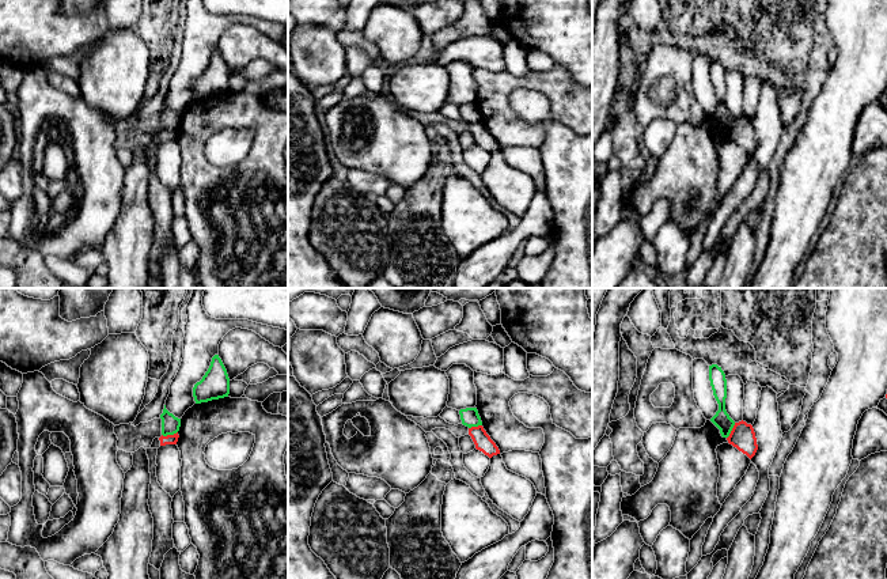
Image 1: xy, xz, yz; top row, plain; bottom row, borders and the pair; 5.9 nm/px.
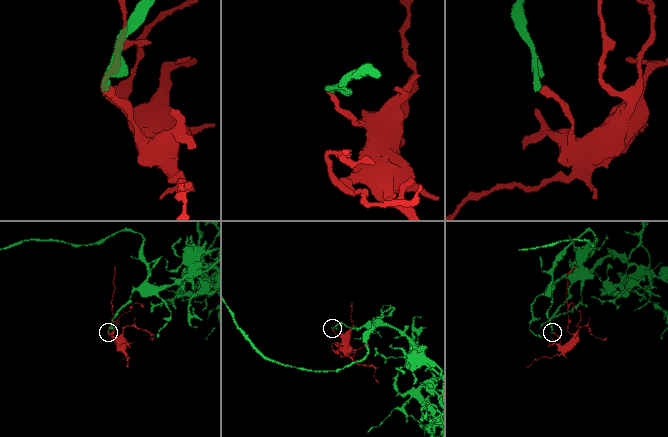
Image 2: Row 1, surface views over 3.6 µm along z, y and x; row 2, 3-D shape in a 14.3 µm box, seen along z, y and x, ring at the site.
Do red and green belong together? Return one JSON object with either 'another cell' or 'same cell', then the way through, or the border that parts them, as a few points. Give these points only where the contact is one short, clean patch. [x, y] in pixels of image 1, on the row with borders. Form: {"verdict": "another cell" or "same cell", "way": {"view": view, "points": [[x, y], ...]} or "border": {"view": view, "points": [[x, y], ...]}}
{"verdict": "another cell", "border": {"view": "xy", "points": [[177, 431], [162, 435]]}}

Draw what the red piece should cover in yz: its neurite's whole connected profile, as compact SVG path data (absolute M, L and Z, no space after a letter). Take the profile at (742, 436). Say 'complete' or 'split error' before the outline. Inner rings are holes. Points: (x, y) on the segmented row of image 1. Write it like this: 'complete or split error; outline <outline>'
complete; outline M743 420L739 423L735 423L727 440L739 451L746 454L750 459L755 455L758 450L754 428L751 424L747 424Z

